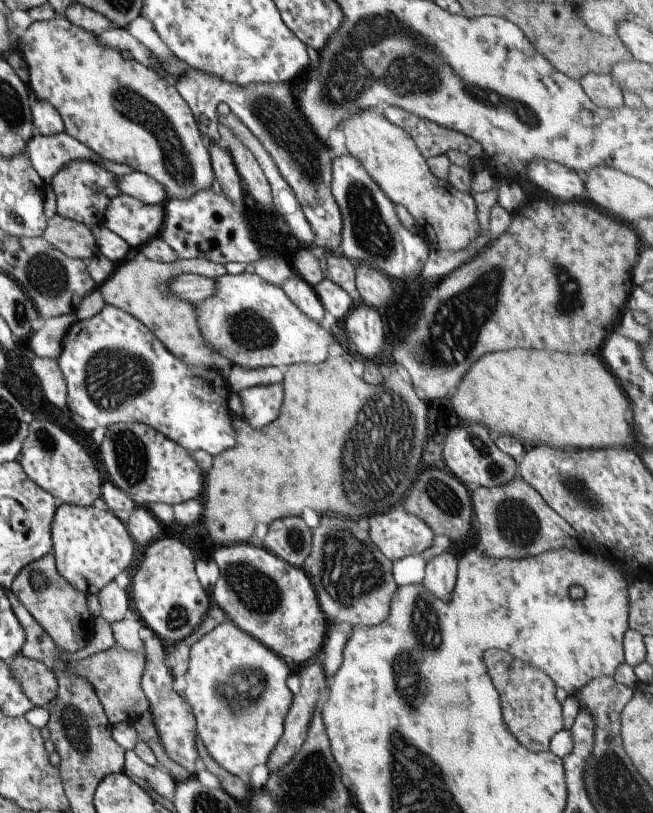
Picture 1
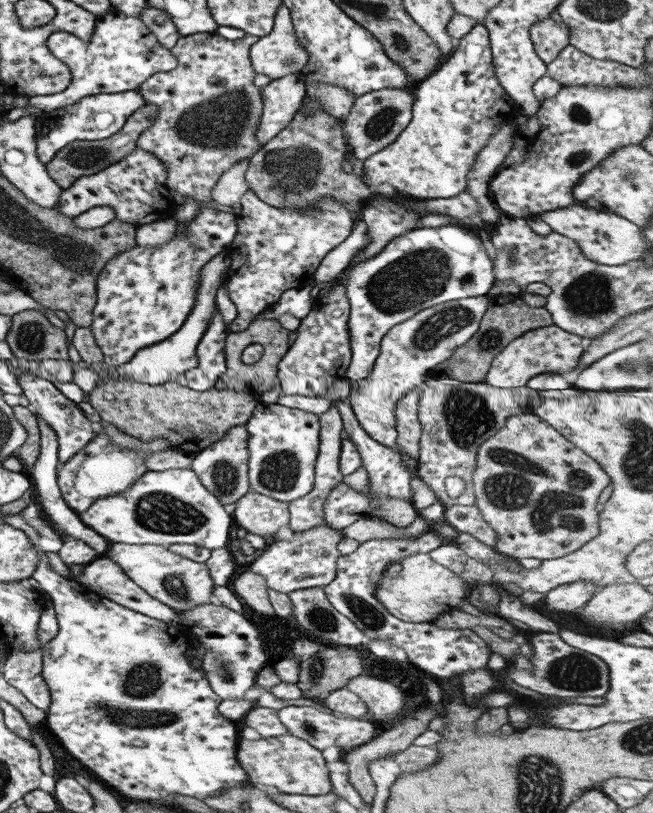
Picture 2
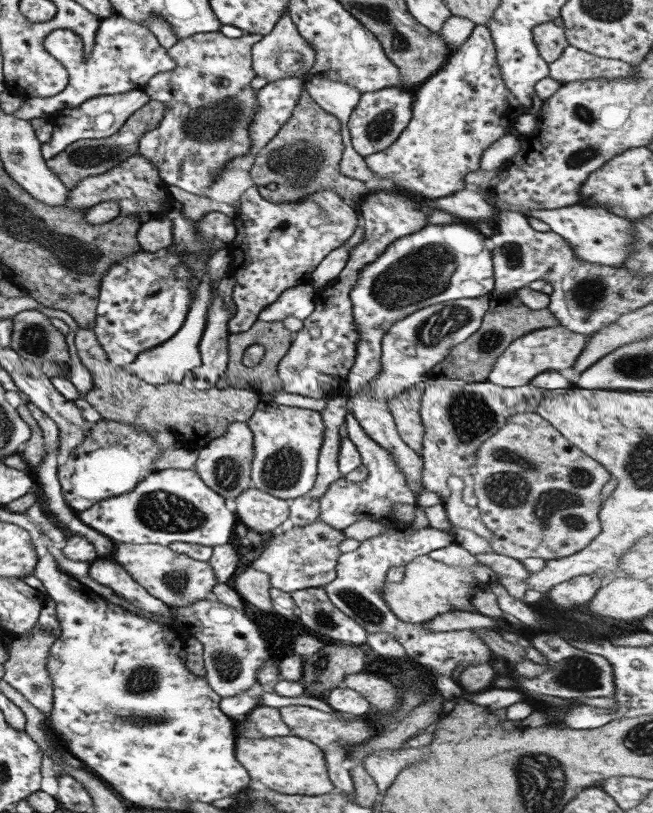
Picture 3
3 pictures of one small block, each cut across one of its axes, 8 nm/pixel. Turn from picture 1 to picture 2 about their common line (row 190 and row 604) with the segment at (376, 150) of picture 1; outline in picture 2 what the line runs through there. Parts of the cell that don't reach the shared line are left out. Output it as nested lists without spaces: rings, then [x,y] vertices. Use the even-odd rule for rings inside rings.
[[[429,553],[413,554],[401,560],[400,564],[402,571],[398,577],[389,577],[385,573],[375,590],[375,595],[390,614],[401,621],[410,623],[434,621],[442,613],[460,608],[461,602],[466,599],[464,590],[468,584],[467,580],[459,577],[456,570],[437,563]]]

